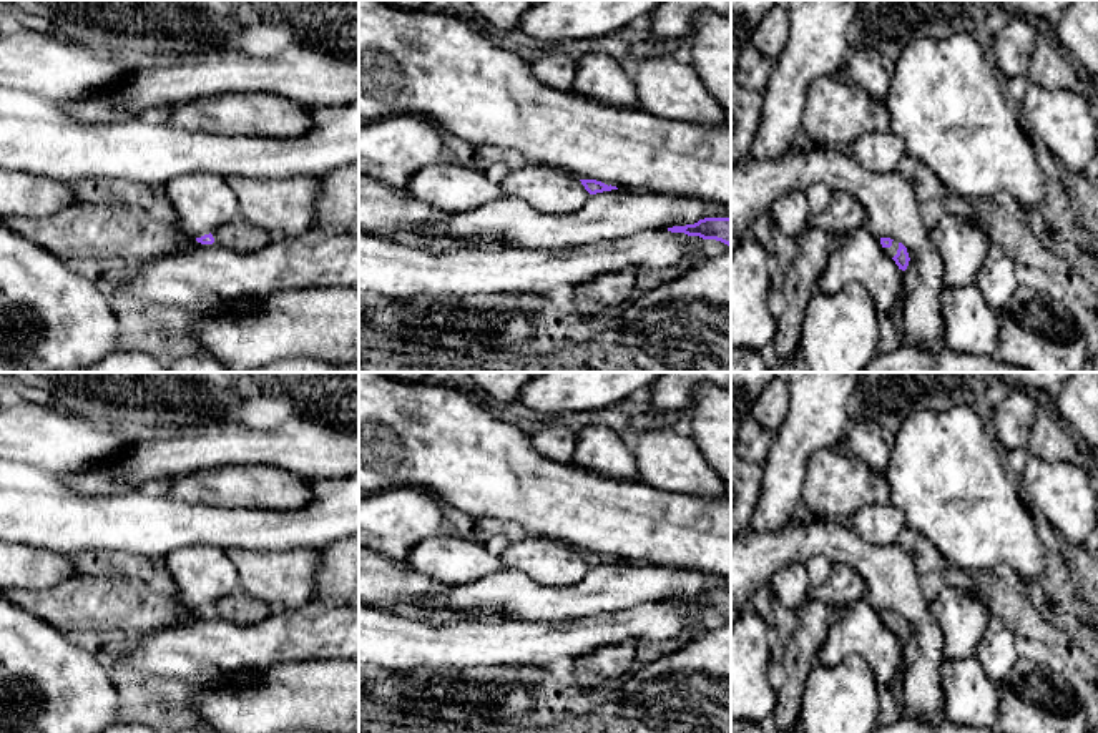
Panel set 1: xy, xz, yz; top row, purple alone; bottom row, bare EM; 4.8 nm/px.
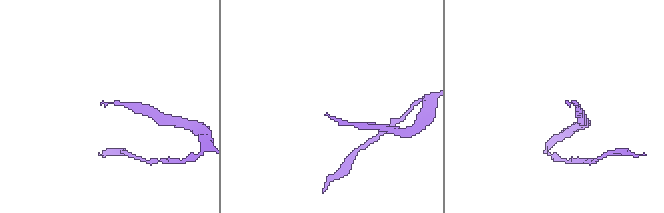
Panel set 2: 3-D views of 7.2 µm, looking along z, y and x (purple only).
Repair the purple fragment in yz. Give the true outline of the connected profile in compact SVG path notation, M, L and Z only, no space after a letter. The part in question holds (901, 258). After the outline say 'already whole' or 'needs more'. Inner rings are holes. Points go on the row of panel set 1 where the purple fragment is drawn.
M880 238L880 244L884 248L884 253L895 261L899 269L905 271L910 261L907 248L890 238Z; needs more

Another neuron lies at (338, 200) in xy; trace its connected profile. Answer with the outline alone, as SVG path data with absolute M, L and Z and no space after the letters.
M359 163L344 165L319 180L316 221L307 238L359 234Z

